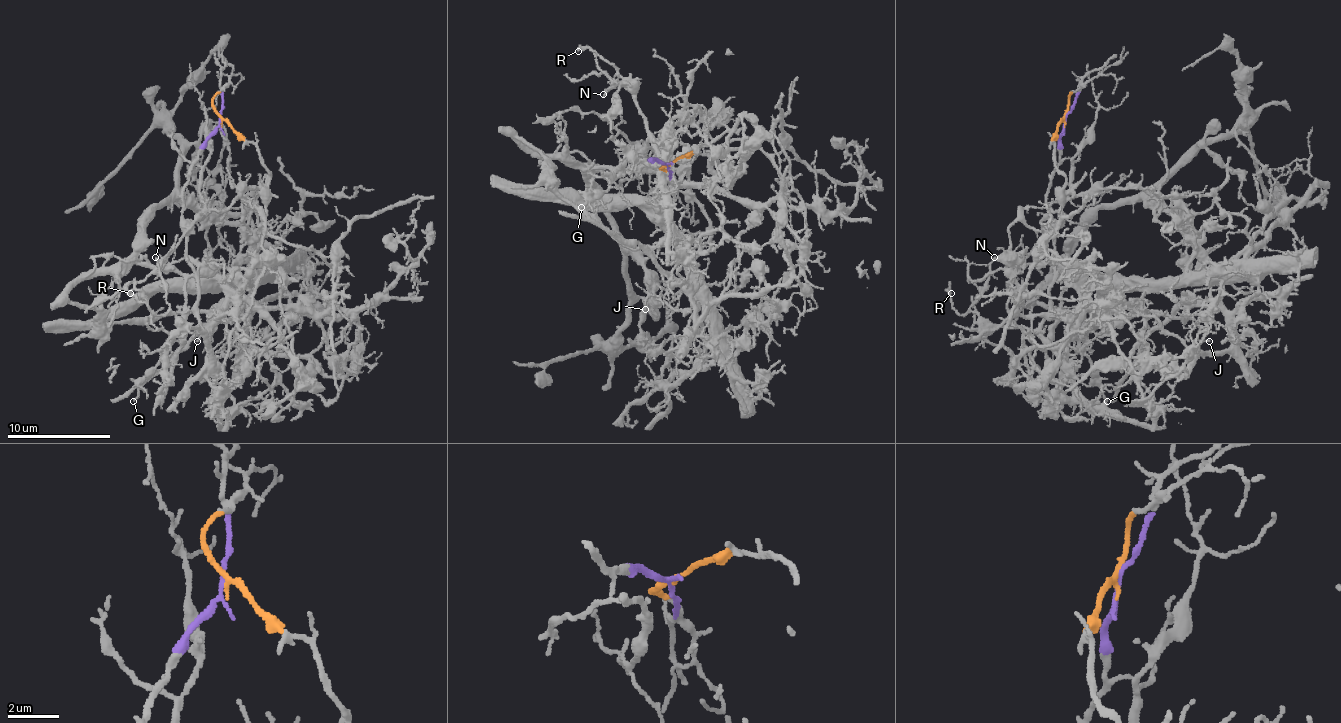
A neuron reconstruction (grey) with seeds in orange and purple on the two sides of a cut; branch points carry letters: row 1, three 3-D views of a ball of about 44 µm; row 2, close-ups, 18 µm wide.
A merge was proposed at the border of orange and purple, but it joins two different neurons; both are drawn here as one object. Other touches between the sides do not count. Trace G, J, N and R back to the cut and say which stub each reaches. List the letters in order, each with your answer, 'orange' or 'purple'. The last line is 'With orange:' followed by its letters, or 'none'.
G: orange
J: orange
N: purple
R: purple
With orange: G, J

